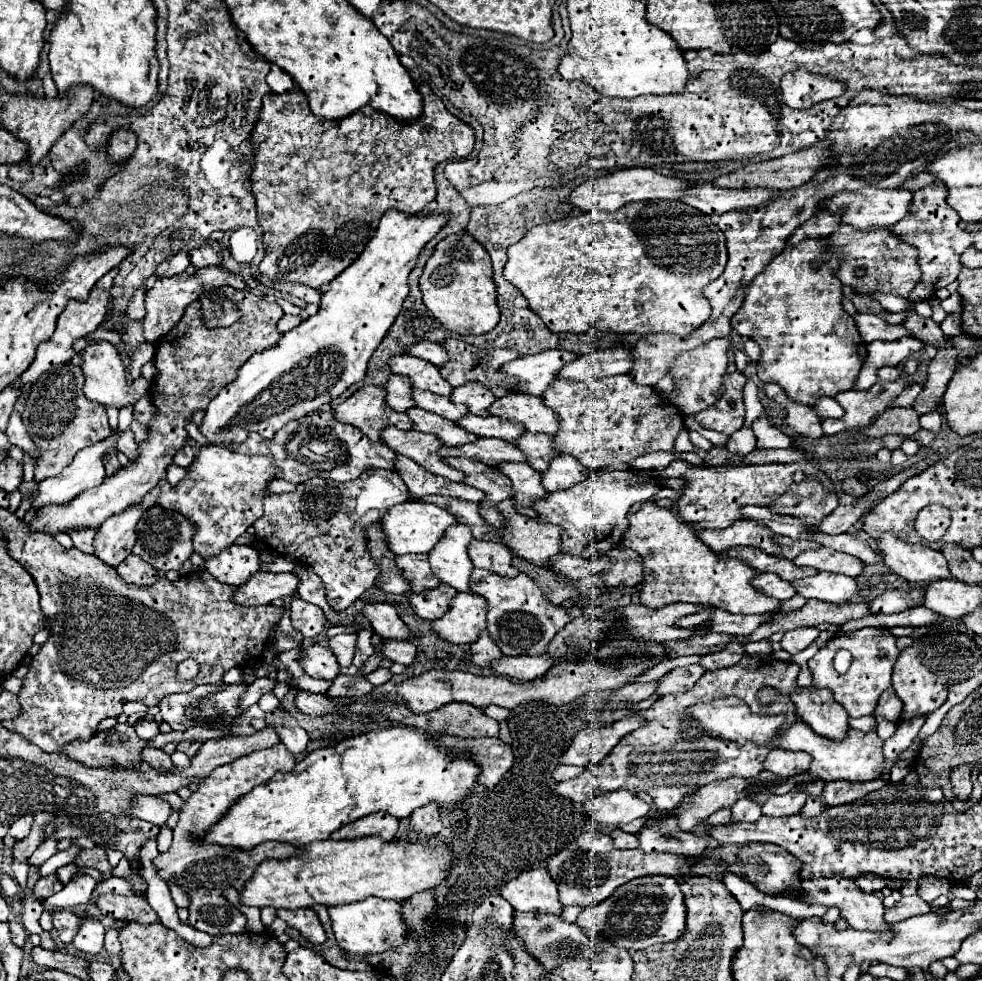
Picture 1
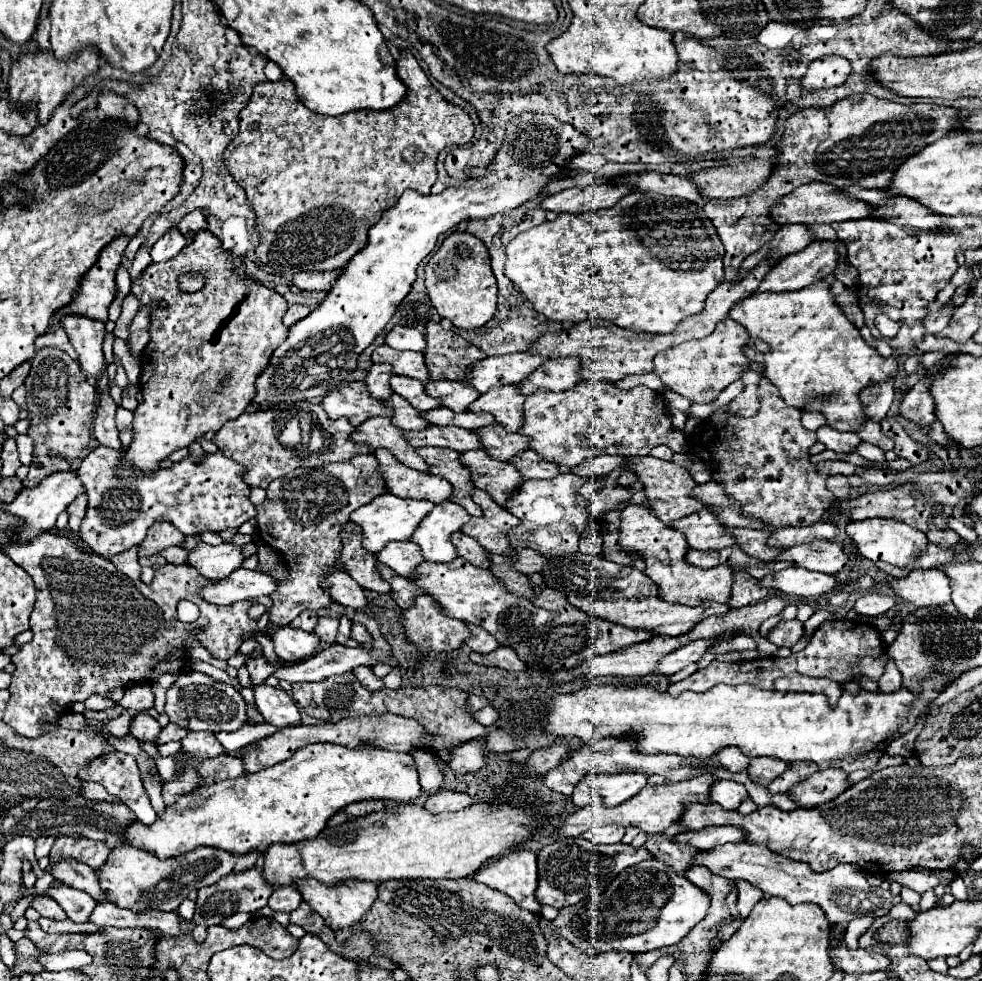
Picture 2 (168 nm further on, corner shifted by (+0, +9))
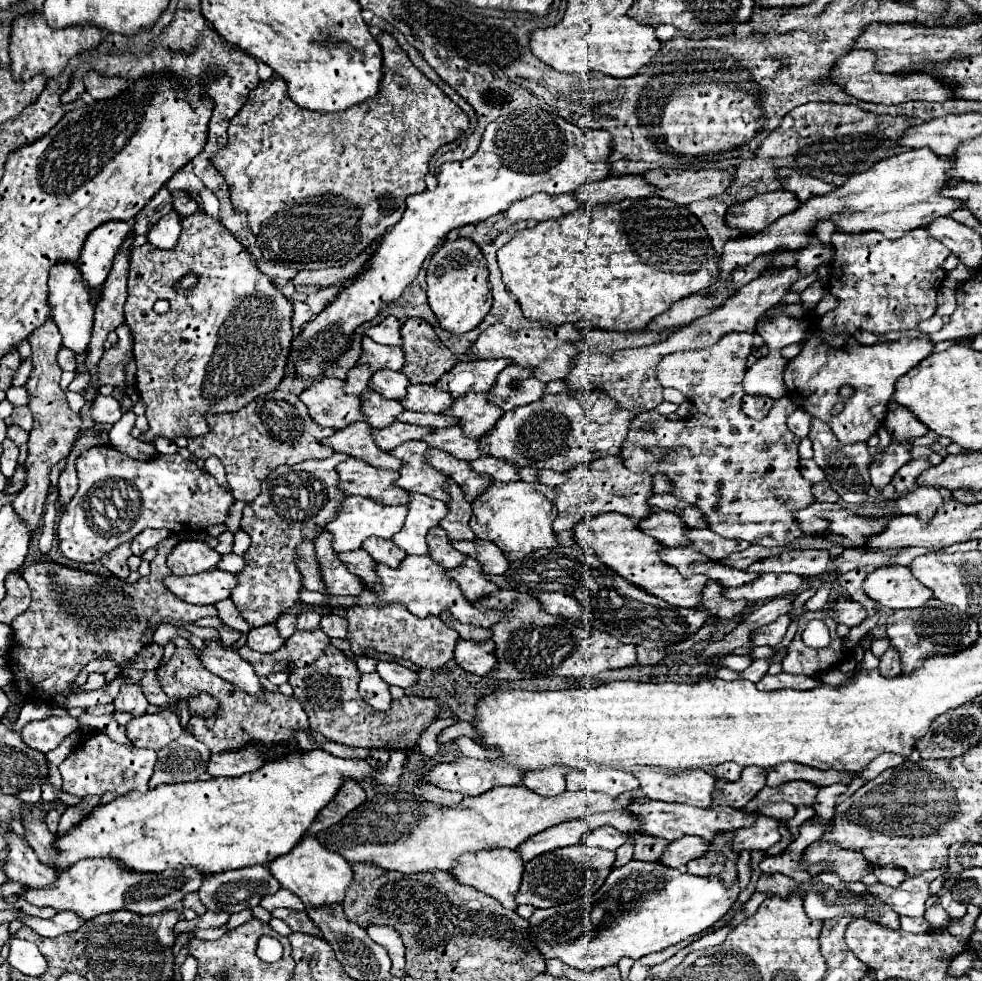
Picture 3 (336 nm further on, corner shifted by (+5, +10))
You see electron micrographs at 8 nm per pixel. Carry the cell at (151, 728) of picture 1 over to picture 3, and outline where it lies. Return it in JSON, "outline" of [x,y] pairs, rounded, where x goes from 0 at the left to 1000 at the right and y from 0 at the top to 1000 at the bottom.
{"outline":[[[171,723],[157,727],[157,729],[149,727],[147,731],[134,733],[128,739],[128,743],[130,743],[130,753],[138,761],[149,761],[149,764],[159,764],[159,766],[171,760],[185,749],[181,729],[177,729]]]}

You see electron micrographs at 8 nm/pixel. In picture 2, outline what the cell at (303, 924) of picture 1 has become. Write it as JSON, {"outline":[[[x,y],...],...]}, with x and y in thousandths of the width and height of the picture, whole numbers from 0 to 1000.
{"outline":[[[284,903],[274,915],[274,926],[276,928],[286,928],[286,930],[298,930],[307,922],[307,911],[300,903]]]}

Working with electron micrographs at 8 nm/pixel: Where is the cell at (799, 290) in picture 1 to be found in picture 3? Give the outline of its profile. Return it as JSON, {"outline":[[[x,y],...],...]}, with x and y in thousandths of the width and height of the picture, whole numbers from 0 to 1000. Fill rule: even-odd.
{"outline":[[[792,309],[790,313],[782,315],[776,323],[790,323],[790,321],[804,321],[823,327],[823,337],[819,352],[811,364],[800,370],[798,376],[798,392],[802,394],[802,405],[811,411],[811,415],[819,417],[827,425],[839,429],[855,452],[872,452],[882,450],[886,443],[894,439],[902,423],[904,407],[908,405],[910,388],[927,378],[927,374],[935,372],[941,364],[947,362],[949,350],[945,341],[935,346],[919,344],[916,348],[896,348],[892,352],[876,352],[864,339],[843,339],[835,335],[835,329],[829,327],[829,319],[817,309]],[[857,392],[870,394],[870,405],[859,409],[859,417],[853,423],[847,423],[847,415],[855,409],[853,397]]]}

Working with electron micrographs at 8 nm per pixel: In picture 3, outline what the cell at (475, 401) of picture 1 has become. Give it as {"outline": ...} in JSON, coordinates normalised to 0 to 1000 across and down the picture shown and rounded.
{"outline":[[[418,392],[411,409],[407,409],[418,419],[436,419],[452,421],[462,411],[462,405],[456,399],[446,397],[444,392]]]}

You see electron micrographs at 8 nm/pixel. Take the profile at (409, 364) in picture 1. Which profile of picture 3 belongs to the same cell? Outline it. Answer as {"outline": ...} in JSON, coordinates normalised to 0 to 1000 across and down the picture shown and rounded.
{"outline":[[[377,344],[369,346],[369,364],[365,372],[375,372],[381,378],[399,376],[407,378],[411,374],[411,358],[407,354],[393,354],[381,350]]]}

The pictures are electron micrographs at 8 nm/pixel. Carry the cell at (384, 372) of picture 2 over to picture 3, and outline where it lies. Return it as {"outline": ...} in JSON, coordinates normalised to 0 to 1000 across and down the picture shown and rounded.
{"outline":[[[365,372],[363,376],[356,376],[354,384],[352,384],[350,399],[358,401],[358,403],[369,403],[375,397],[377,384],[379,384],[379,380],[377,380],[377,376],[373,372]]]}

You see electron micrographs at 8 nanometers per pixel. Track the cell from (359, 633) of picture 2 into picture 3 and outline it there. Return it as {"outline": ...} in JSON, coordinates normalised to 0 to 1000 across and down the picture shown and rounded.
{"outline":[[[330,627],[326,633],[326,641],[334,647],[334,649],[346,649],[352,651],[352,643],[354,643],[354,633],[346,627]]]}

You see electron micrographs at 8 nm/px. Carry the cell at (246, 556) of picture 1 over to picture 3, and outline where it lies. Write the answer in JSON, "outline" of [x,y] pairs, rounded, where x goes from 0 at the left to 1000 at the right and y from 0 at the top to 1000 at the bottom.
{"outline":[[[185,551],[171,566],[171,578],[177,586],[202,586],[220,580],[226,566],[208,551]]]}

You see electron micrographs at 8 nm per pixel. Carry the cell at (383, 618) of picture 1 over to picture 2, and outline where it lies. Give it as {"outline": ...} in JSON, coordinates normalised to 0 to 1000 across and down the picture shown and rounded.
{"outline":[[[341,581],[331,589],[331,599],[335,599],[335,606],[339,606],[339,612],[357,618],[357,620],[370,620],[374,618],[374,610],[370,606],[370,599],[349,581]]]}

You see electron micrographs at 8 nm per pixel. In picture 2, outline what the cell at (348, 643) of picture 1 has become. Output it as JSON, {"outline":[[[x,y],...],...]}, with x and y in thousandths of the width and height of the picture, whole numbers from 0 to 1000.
{"outline":[[[327,630],[327,634],[323,634],[323,640],[319,640],[319,644],[329,654],[339,656],[341,654],[341,646],[343,646],[343,638],[345,638],[345,632],[341,632],[341,630]]]}

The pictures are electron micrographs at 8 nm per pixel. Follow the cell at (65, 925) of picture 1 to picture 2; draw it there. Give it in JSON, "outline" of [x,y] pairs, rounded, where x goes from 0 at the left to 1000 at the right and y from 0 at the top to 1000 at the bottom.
{"outline":[[[38,913],[36,917],[32,917],[30,924],[36,926],[42,934],[52,936],[52,938],[66,938],[68,936],[68,932],[62,928],[62,924],[58,919],[54,919],[52,915],[46,915],[46,913]]]}

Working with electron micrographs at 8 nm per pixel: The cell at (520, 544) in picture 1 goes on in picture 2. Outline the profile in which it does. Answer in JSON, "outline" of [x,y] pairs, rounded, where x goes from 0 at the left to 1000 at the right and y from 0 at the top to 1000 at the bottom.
{"outline":[[[482,499],[480,502],[482,512],[492,520],[490,528],[480,528],[474,536],[469,536],[469,542],[488,550],[488,555],[498,563],[498,565],[520,565],[520,555],[514,546],[516,540],[524,538],[529,530],[506,516],[494,499]]]}

